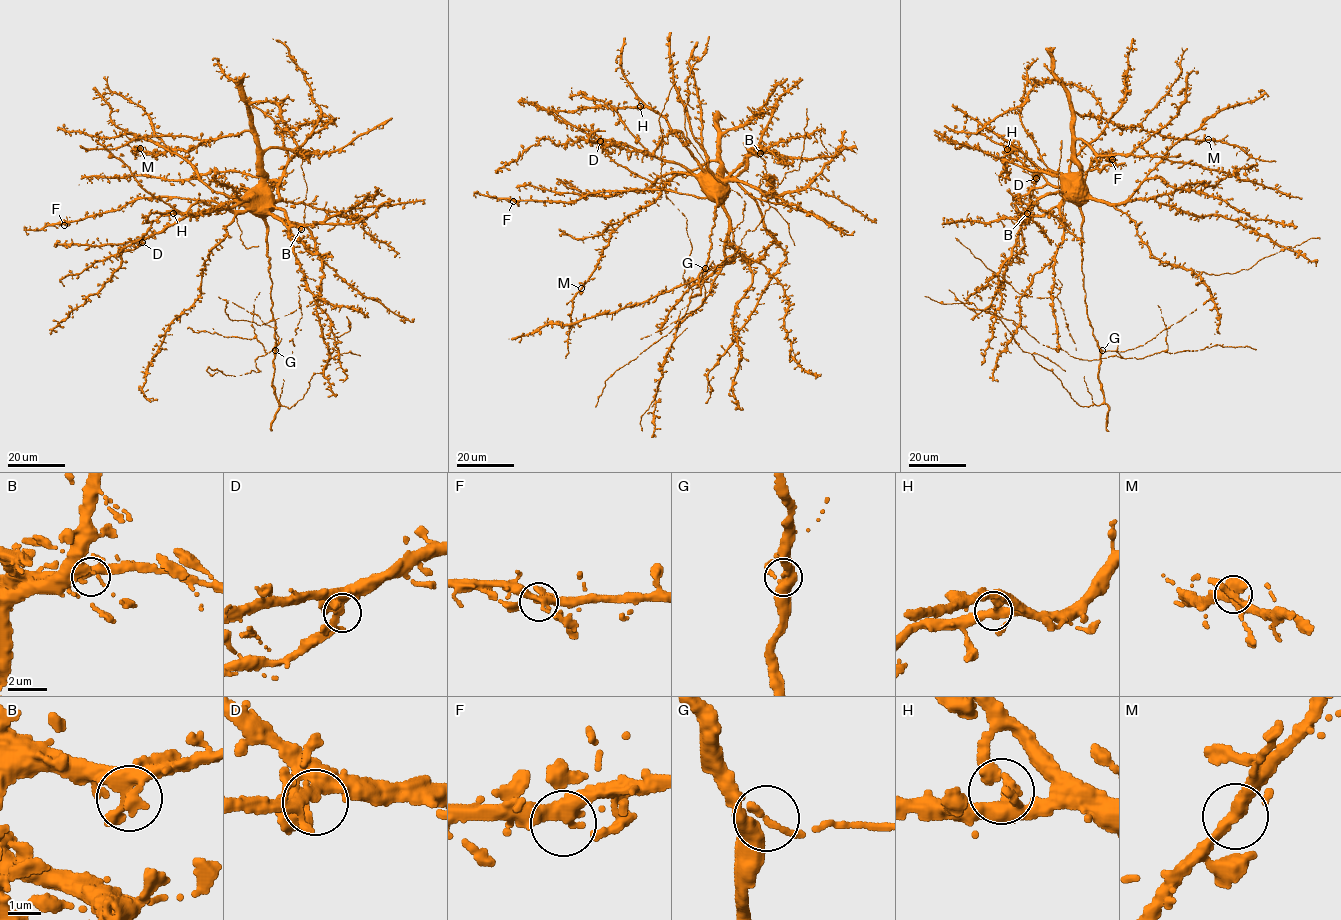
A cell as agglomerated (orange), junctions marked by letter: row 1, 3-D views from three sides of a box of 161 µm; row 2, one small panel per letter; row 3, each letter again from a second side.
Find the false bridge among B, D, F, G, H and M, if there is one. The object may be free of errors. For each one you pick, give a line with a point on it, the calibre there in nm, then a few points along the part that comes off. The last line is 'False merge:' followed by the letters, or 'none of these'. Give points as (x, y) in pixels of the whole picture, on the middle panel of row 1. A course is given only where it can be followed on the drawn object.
False merge: none of these

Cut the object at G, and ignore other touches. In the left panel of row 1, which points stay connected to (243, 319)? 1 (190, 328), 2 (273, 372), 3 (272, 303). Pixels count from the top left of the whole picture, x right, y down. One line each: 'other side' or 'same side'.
1: other side
2: same side
3: same side

